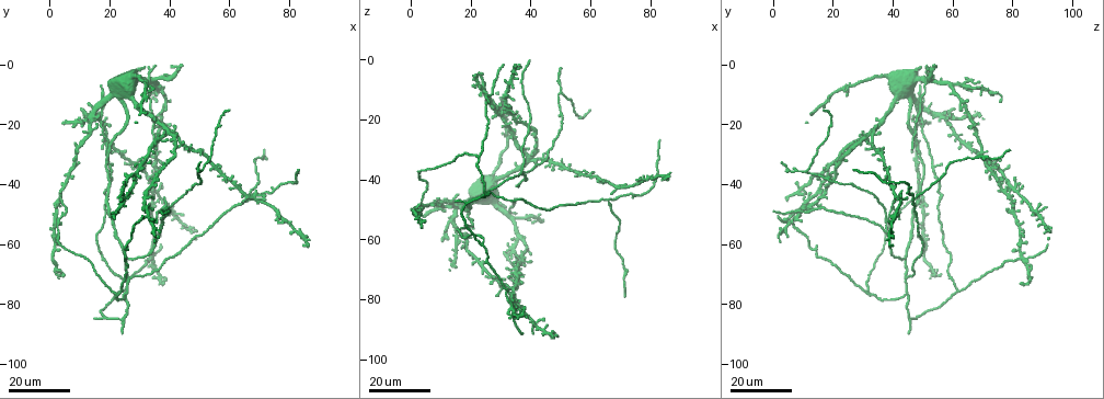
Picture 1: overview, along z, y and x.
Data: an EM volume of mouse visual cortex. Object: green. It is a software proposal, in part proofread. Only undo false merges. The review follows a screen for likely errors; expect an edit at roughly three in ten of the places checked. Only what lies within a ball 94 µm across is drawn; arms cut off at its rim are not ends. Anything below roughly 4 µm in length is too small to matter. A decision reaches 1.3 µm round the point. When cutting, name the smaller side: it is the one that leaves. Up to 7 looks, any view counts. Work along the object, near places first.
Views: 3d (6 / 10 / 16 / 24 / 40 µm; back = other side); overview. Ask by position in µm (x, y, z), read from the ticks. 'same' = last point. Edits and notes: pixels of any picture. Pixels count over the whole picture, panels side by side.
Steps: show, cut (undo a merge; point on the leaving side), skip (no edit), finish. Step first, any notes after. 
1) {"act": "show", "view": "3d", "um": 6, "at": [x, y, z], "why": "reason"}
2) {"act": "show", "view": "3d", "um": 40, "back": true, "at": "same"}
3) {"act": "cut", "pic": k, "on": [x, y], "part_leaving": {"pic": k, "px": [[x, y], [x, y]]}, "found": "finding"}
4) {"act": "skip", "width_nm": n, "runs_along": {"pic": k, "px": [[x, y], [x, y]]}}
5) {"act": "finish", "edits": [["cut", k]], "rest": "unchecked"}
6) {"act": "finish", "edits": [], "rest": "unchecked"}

{"act": "show", "view": "3d", "um": 16, "at": [68, 44, 42], "why": "four or more arms meet"}

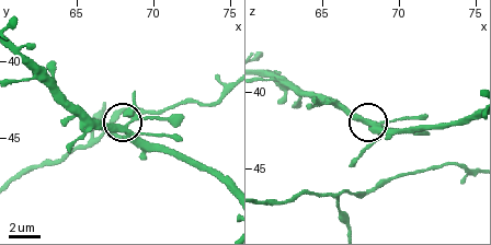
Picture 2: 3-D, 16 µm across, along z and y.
{"act": "show", "view": "3d", "um": 10, "at": [68.2, 44.6, 42.2]}

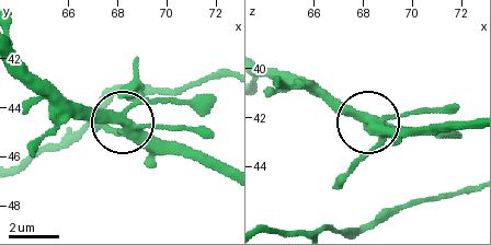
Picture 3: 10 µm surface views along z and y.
{"act": "skip", "arms": 5, "runs_along": {"pic": 3, "px": [[19, 58], [69, 100], [120, 116], [138, 104], [174, 97]]}, "found": "one neuron here"}

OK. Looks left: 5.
{"act": "show", "view": "3d", "um": 24, "at": [66, 45, 47], "why": "a fork"}

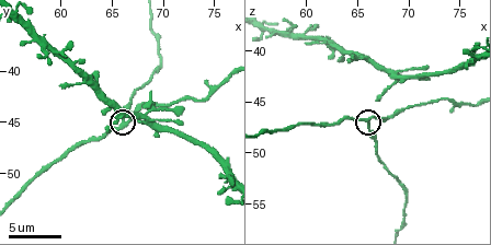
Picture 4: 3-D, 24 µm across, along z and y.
{"act": "show", "view": "3d", "um": 6, "at": [66.2, 45.2, 46.6]}

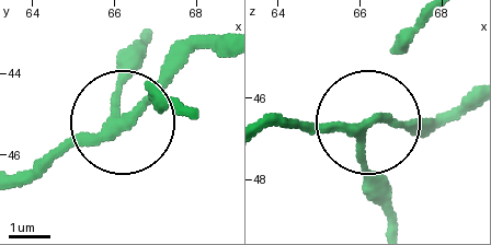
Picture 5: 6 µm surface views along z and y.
{"act": "skip", "width_nm": 220, "runs_along": {"pic": 5, "px": [[22, 172], [116, 133], [196, 46]]}, "found": "one neuron here"}

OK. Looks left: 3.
{"act": "show", "view": "3d", "um": 24, "at": [38, 47, 41], "why": "sharp bend"}

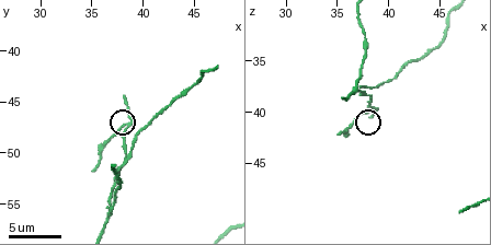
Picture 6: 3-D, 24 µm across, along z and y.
{"act": "show", "view": "3d", "um": 6, "at": [38.2, 47.2, 40.0]}

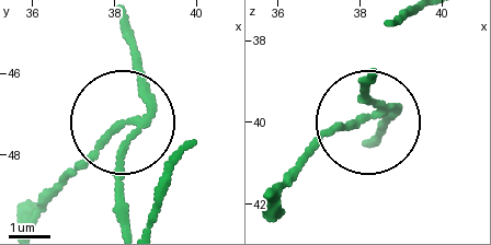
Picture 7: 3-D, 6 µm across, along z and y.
{"act": "cut", "pic": 7, "on": [86, 158], "arms": 3, "part_leaving": {"pic": 7, "px": [[137, 118], [33, 222]]}, "found": "a second neuron is stuck on"}

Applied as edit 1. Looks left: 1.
{"act": "finish", "edits": [["cut", 7]], "rest": "unchecked"}

